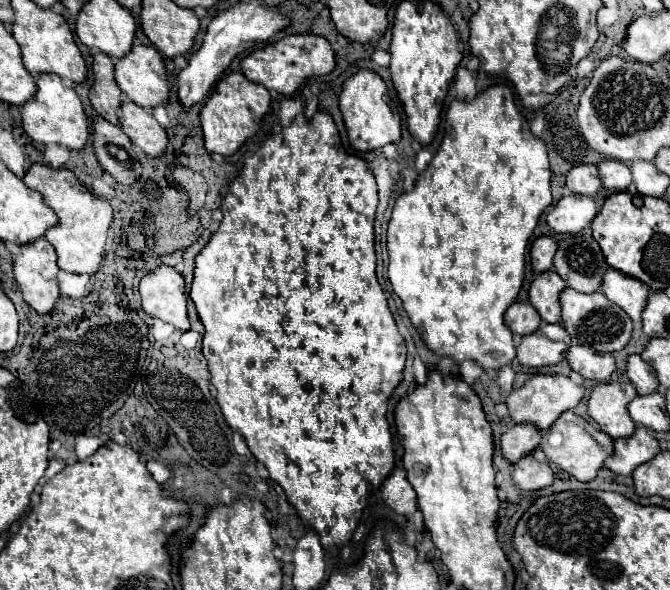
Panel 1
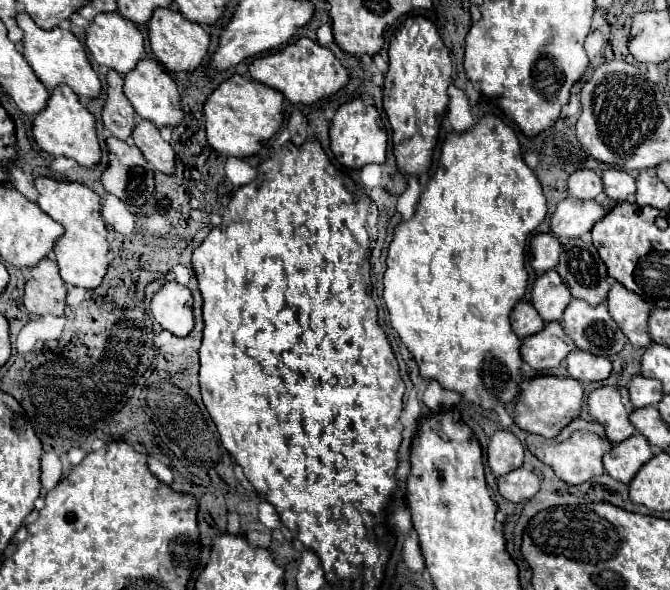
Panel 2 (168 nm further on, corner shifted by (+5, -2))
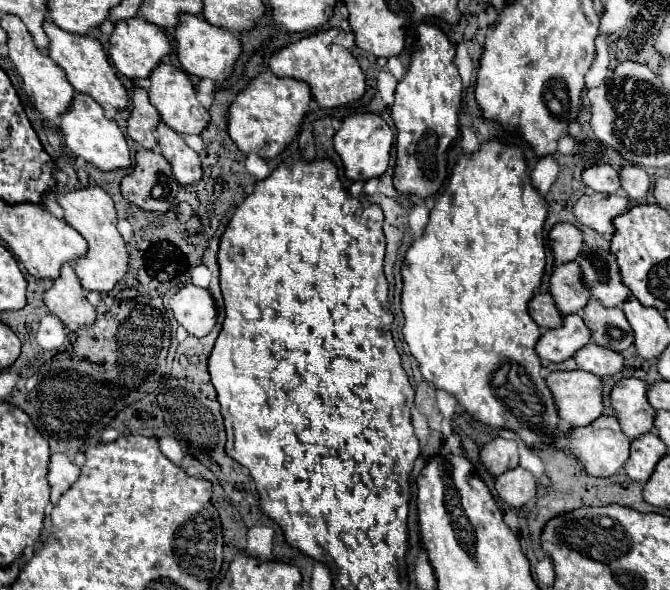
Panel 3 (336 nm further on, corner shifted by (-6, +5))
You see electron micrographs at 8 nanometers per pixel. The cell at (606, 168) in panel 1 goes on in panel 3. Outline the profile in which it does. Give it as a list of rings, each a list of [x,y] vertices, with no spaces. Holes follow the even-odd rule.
[[[627,164],[621,168],[619,176],[621,176],[621,188],[627,192],[627,196],[631,200],[635,200],[635,202],[645,200],[649,188],[651,188],[651,178],[645,172],[645,168]]]

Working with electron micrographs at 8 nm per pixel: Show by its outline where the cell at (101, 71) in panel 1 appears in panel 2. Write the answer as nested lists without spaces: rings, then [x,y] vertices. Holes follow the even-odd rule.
[[[116,71],[106,73],[106,103],[102,107],[102,121],[104,127],[118,139],[128,139],[134,125],[136,125],[136,113],[130,105],[130,101],[124,97],[122,91],[122,75]]]

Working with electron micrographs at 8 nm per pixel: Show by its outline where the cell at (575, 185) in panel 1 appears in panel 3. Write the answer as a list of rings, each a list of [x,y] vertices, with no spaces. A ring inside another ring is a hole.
[[[593,164],[583,170],[583,182],[593,192],[615,194],[619,190],[619,172],[611,164]]]

